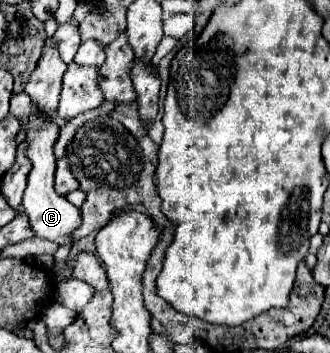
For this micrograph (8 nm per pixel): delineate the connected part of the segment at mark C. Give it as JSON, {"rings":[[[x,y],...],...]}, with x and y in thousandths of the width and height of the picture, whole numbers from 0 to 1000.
{"rings":[[[97,306],[91,329],[79,334],[79,448],[97,459],[91,493],[85,493],[85,521],[73,538],[73,567],[67,567],[67,606],[85,612],[85,635],[103,652],[109,669],[164,680],[182,697],[218,686],[218,652],[242,640],[242,595],[218,584],[200,561],[176,555],[164,544],[164,476],[170,476],[170,448],[164,448],[164,408],[182,385],[182,357],[176,346],[152,340],[145,329],[127,329],[115,306]]]}

